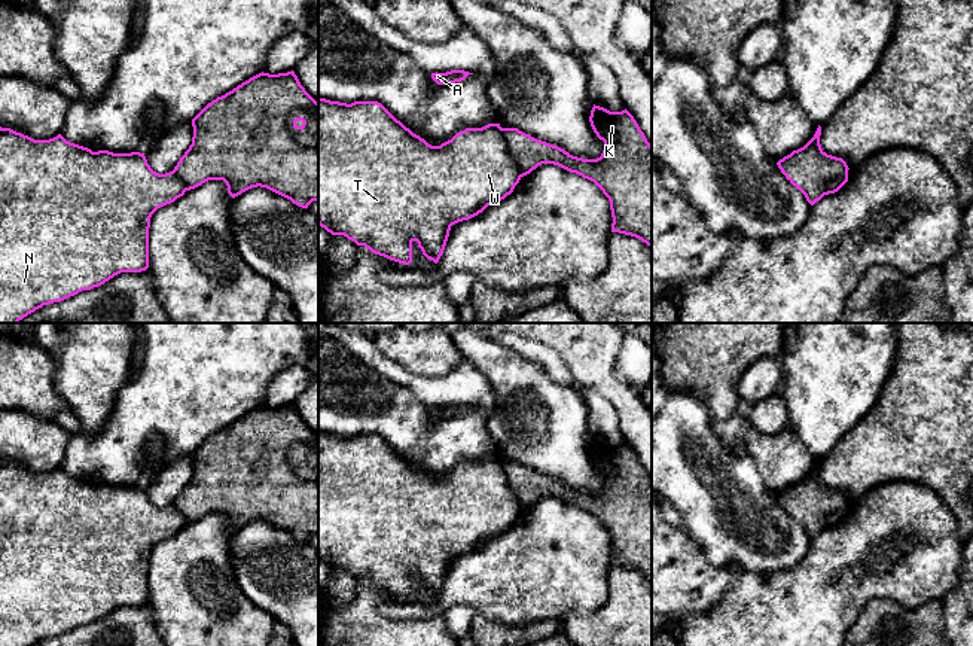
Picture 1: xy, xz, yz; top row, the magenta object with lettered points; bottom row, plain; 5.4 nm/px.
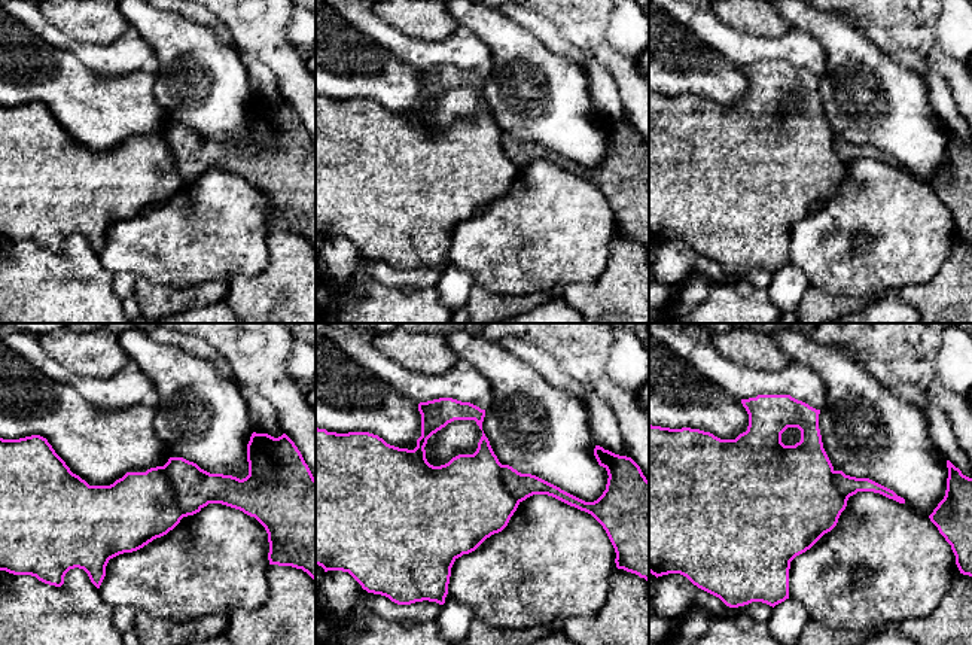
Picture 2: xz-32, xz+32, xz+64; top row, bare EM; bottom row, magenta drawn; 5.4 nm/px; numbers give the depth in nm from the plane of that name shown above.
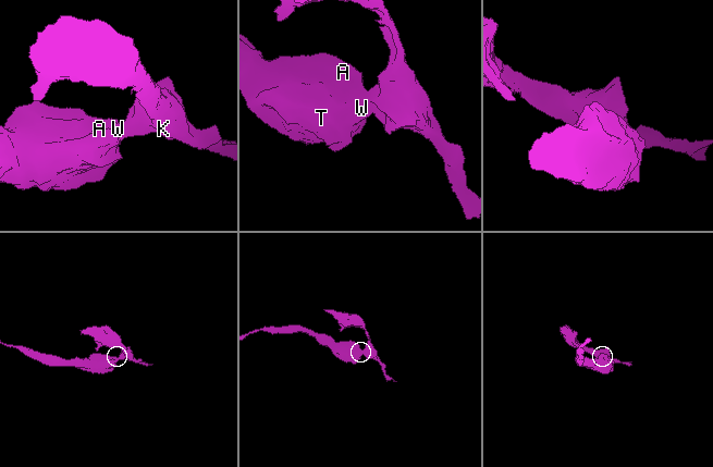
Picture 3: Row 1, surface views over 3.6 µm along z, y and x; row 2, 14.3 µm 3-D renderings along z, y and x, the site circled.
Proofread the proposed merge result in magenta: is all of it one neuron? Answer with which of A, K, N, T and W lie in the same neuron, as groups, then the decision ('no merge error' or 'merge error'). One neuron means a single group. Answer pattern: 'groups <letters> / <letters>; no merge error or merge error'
groups A N T W / K; merge error

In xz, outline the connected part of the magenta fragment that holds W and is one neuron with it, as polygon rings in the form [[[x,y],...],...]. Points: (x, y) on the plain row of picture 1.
[[[318,432],[318,558],[332,569],[344,569],[357,579],[390,594],[409,598],[412,576],[439,595],[451,560],[482,546],[510,528],[521,506],[509,488],[500,457],[466,461],[440,479],[431,479],[397,454],[378,435],[351,438]]]

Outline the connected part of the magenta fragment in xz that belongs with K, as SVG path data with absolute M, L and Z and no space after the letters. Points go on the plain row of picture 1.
M594 438L589 455L597 470L604 475L604 484L597 493L573 490L564 482L537 473L518 461L503 461L503 472L521 511L542 497L553 497L594 515L610 534L611 566L635 570L652 581L652 478L626 442L610 445Z

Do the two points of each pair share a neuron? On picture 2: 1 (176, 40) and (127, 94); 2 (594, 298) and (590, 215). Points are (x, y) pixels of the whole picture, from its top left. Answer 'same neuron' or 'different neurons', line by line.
1: different neurons
2: different neurons

